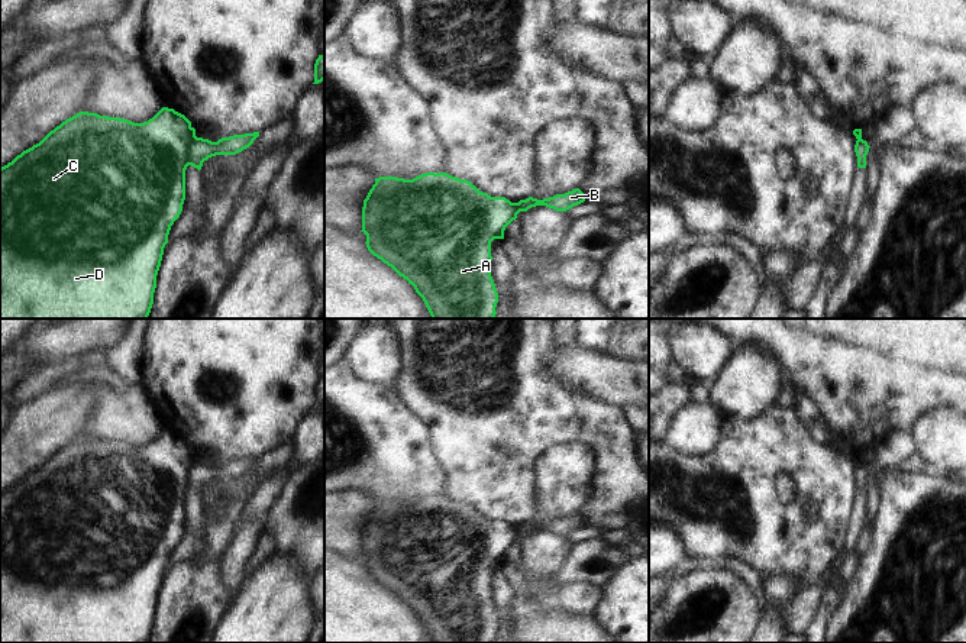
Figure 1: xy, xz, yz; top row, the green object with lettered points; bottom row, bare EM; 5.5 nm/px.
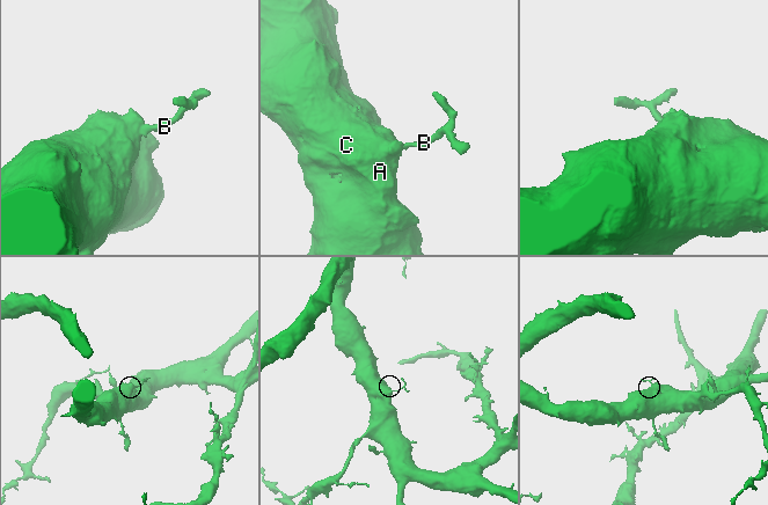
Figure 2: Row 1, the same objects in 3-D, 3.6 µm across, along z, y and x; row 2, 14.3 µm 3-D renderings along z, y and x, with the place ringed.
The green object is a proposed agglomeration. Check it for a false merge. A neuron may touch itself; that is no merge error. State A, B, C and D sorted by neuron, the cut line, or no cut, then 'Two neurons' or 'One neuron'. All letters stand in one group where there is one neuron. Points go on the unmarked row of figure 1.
Groups: A C D / B. Split along xy (197, 462), (188, 471), (187, 488). Two neurons

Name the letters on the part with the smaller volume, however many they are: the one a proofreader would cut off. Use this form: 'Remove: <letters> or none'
Remove: B

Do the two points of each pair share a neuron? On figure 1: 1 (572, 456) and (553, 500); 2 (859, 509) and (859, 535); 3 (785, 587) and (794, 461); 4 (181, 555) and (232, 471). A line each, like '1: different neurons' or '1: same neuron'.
1: same neuron
2: same neuron
3: different neurons
4: same neuron

